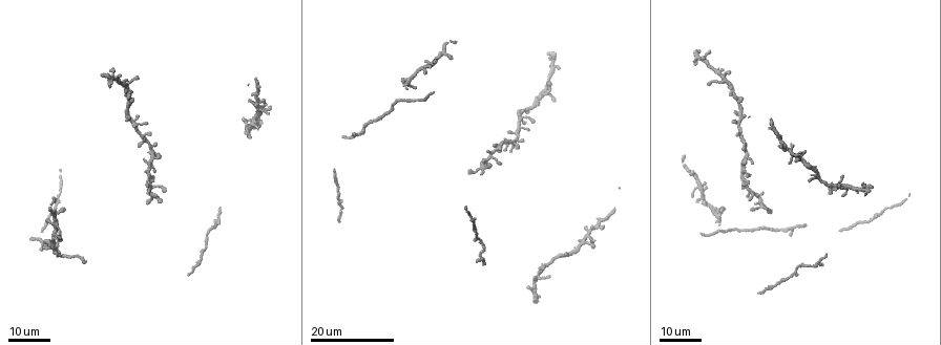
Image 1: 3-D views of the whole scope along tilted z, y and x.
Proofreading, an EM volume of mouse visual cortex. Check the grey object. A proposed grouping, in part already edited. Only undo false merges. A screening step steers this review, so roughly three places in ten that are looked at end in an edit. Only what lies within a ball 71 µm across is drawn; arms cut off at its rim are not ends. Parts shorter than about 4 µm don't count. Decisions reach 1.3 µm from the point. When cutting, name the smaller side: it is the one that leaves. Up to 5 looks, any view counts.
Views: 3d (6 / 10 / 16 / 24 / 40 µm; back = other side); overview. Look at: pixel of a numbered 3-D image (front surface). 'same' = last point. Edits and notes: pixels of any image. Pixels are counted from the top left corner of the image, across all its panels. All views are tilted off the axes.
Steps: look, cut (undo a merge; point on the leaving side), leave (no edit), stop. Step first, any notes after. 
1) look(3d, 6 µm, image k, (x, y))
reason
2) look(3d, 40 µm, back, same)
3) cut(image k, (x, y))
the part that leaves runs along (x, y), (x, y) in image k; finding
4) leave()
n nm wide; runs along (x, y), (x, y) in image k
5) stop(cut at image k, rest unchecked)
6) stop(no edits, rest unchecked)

look(3d, 16 µm, image 1, (762, 207))
looks like a crossing

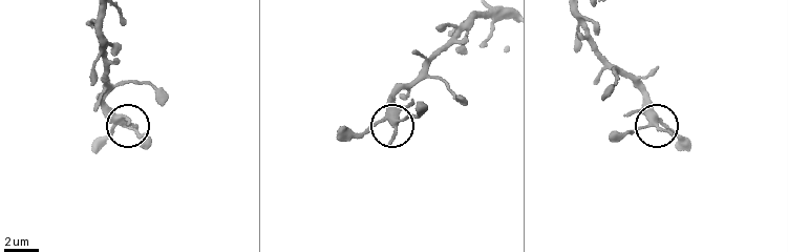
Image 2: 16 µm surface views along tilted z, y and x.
look(3d, 10 µm, image 2, (654, 120))

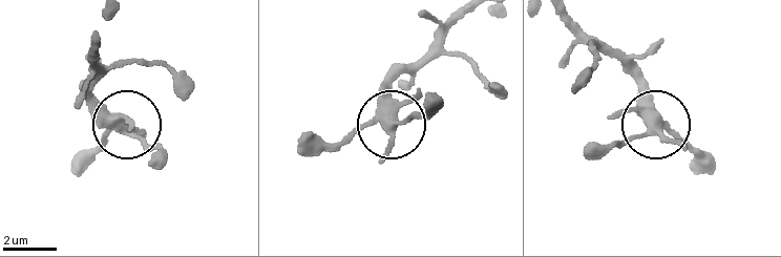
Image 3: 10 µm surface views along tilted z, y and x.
leave()
350 nm wide; runs along (422, 11), (439, 41), (388, 82), (385, 121), (329, 150) in image 3; all the same neuron

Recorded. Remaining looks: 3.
look(3d, 16 µm, image 1, (151, 146))
arms part here

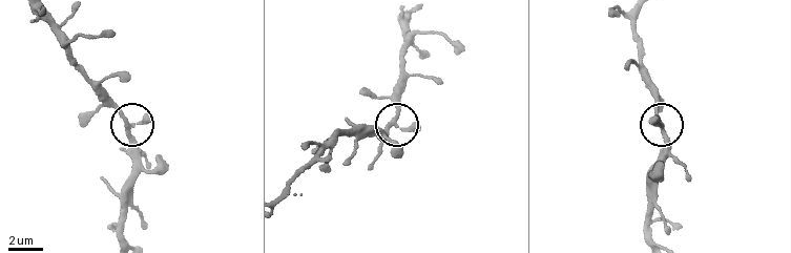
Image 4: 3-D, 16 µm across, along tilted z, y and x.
look(3d, 10 µm, image 4, (131, 123))
closer look

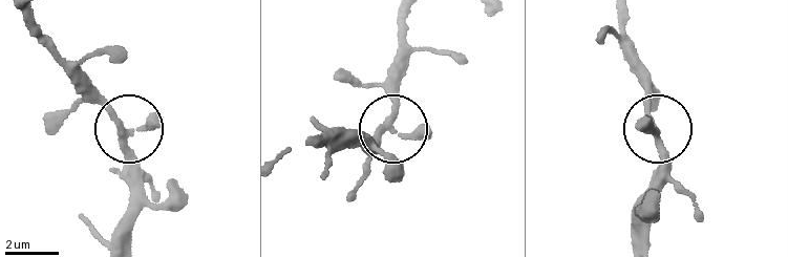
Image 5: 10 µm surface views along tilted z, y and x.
leave()
220 nm wide; one neuron here

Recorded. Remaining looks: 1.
stop(no edits, rest unchecked)

